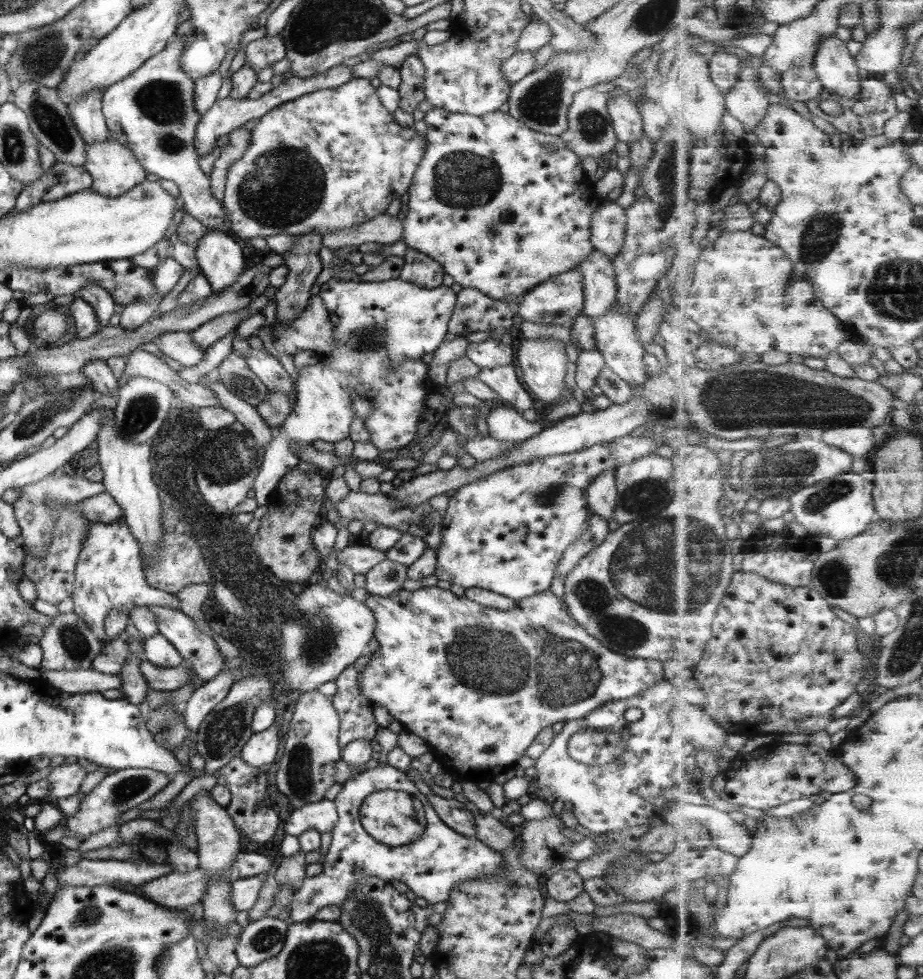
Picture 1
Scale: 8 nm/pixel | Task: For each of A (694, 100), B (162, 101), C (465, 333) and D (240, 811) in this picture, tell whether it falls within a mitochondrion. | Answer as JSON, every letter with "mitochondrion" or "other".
{"A":"other","B":"mitochondrion","C":"other","D":"other"}

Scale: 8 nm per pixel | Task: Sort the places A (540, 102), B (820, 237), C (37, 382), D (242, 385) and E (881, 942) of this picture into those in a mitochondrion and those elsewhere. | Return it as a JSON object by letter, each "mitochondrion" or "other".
{"A":"mitochondrion","B":"mitochondrion","C":"mitochondrion","D":"mitochondrion","E":"other"}

